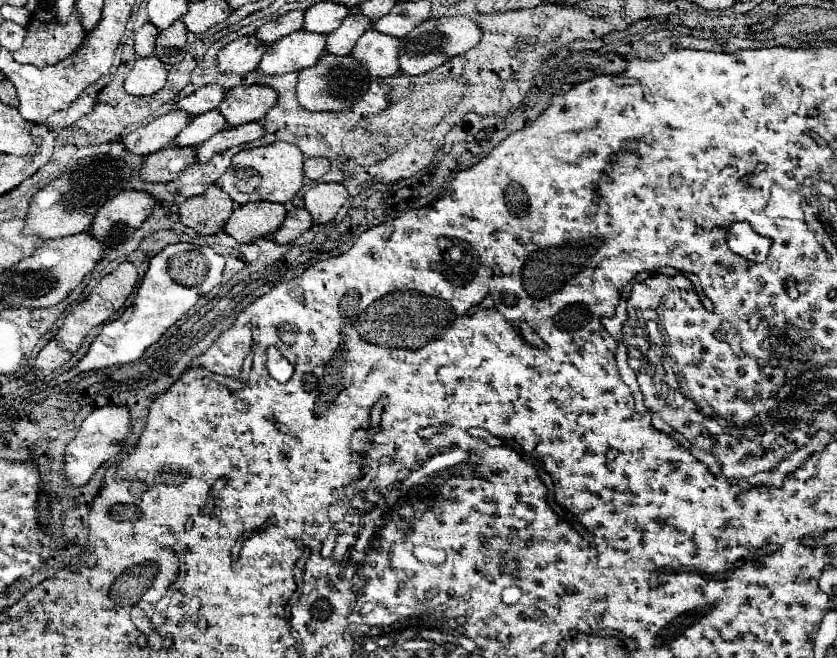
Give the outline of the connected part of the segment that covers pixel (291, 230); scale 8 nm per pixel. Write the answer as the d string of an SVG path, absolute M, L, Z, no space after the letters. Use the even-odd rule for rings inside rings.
M294 208L286 214L284 224L272 234L272 240L276 244L290 244L298 236L302 236L312 226L312 218L306 208Z

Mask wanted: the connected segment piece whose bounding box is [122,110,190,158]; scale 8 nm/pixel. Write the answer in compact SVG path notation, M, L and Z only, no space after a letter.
M178 110L156 118L154 122L138 128L136 132L124 136L124 146L128 152L136 156L148 156L156 150L162 150L170 146L170 142L176 138L176 134L190 122L190 118Z

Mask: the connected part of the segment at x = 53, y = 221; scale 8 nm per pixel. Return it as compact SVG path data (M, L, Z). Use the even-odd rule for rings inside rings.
M96 156L96 158L78 160L68 174L60 176L60 180L54 180L52 184L48 184L30 198L26 226L22 232L36 234L36 238L40 240L56 240L90 230L92 218L100 208L100 204L122 192L130 176L132 176L132 168L120 158Z

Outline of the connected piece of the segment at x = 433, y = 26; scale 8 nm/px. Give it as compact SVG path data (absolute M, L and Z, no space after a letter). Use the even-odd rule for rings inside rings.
M466 16L434 18L434 20L430 18L400 40L400 52L398 52L400 74L416 76L416 74L430 72L430 70L442 66L444 62L448 62L450 58L468 52L472 46L478 44L478 40L480 40L480 28L474 20L470 20Z

